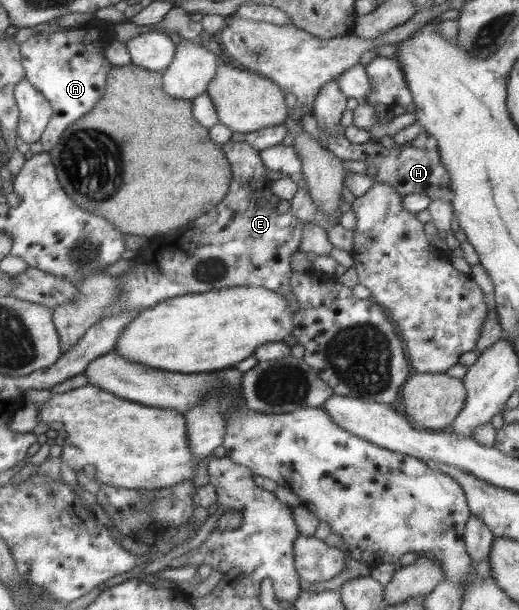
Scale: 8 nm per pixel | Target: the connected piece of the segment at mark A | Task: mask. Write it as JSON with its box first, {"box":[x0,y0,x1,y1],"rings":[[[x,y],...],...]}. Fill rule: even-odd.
{"box":[19,21,114,152],"rings":[[[87,21],[79,27],[60,29],[56,33],[39,32],[19,45],[26,80],[46,96],[52,107],[50,121],[38,139],[43,152],[48,152],[58,142],[66,127],[91,111],[102,96],[105,74],[113,66],[104,56],[105,47],[114,39],[110,32],[104,27],[95,27],[95,21]]]}

